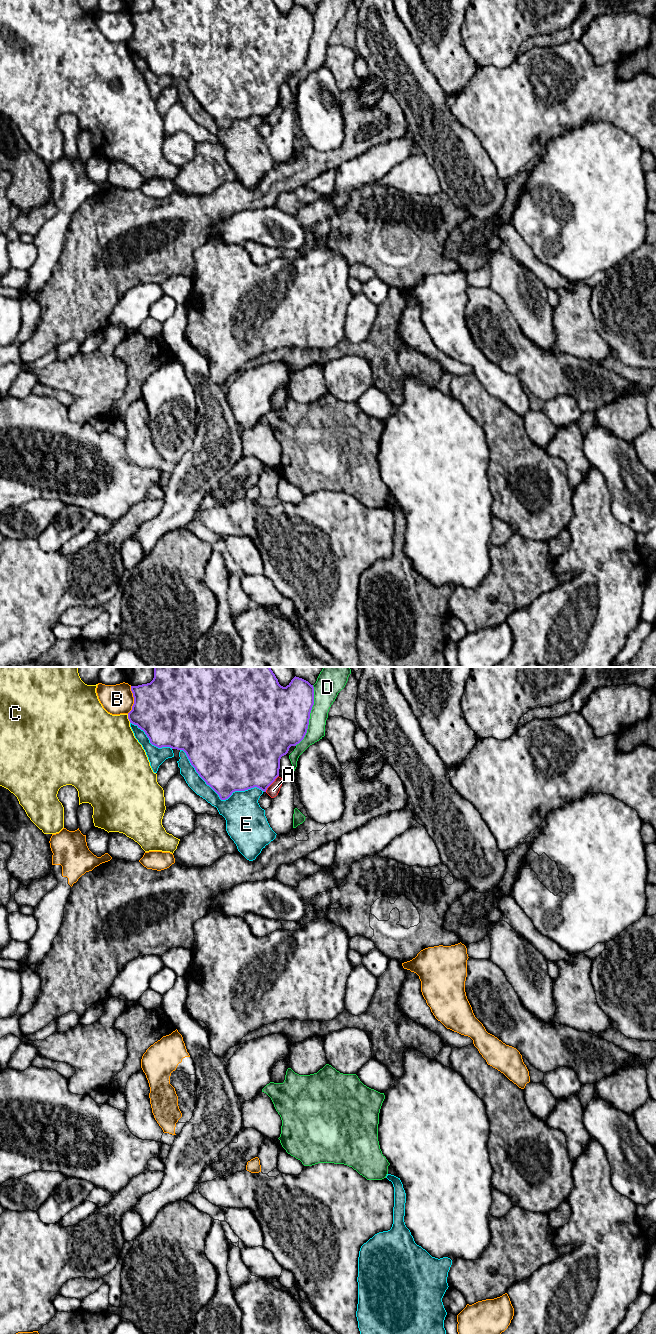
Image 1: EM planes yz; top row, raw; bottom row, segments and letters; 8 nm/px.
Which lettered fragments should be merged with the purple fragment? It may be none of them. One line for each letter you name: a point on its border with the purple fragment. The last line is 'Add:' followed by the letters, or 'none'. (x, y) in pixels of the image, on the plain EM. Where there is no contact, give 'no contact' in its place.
Add: none

